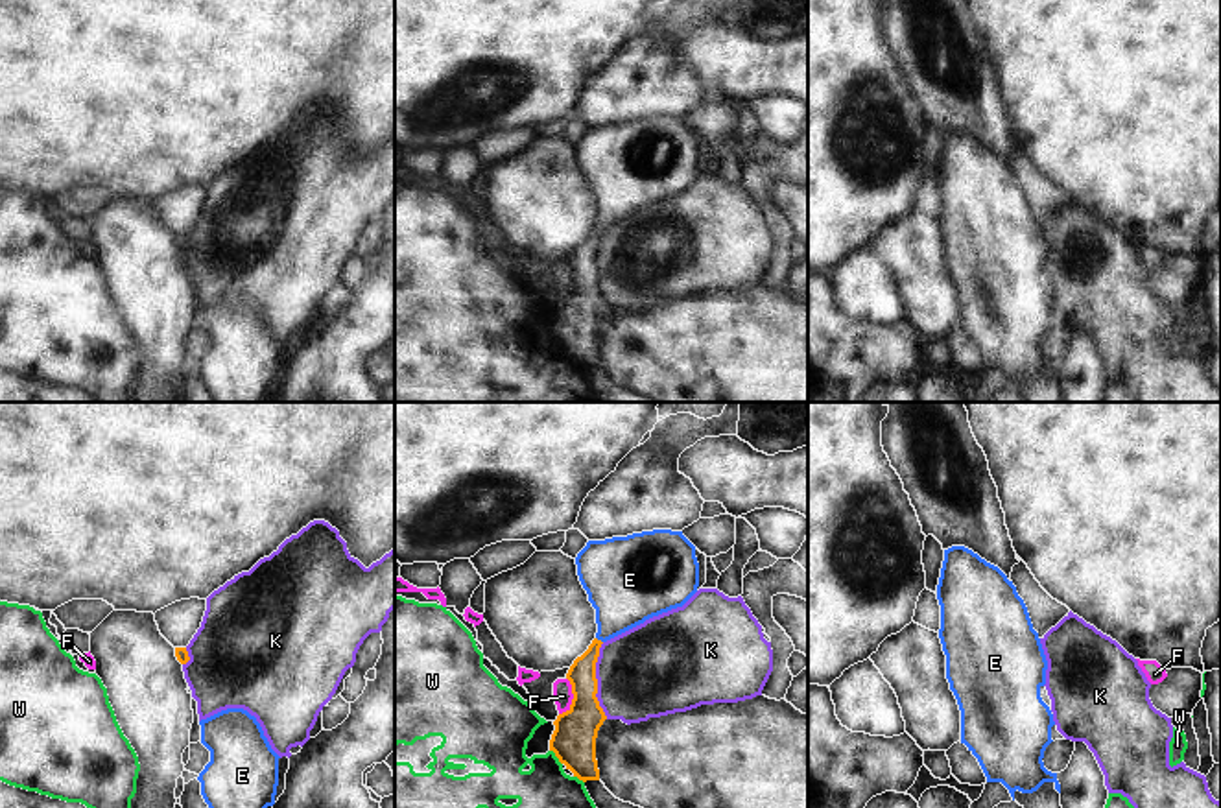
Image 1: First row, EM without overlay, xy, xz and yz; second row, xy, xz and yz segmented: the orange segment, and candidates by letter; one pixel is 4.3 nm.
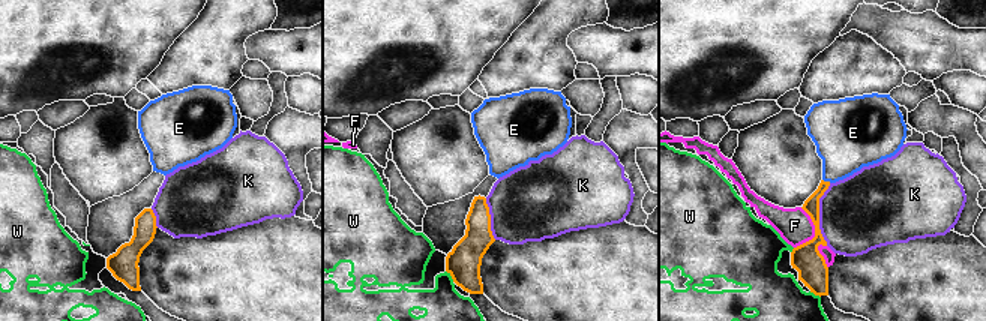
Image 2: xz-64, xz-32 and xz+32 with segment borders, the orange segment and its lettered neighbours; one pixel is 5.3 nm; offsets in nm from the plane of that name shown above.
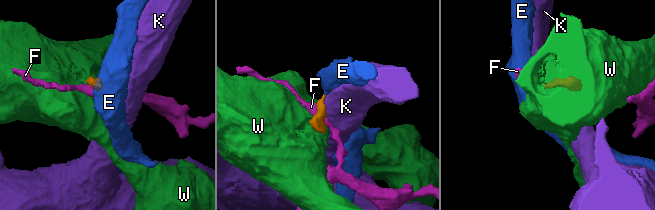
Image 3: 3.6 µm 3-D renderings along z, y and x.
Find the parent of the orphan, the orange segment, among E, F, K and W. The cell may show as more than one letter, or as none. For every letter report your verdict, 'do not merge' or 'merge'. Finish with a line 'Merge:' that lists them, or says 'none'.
E: merge
F: do not merge
K: do not merge
W: do not merge
Merge: E

